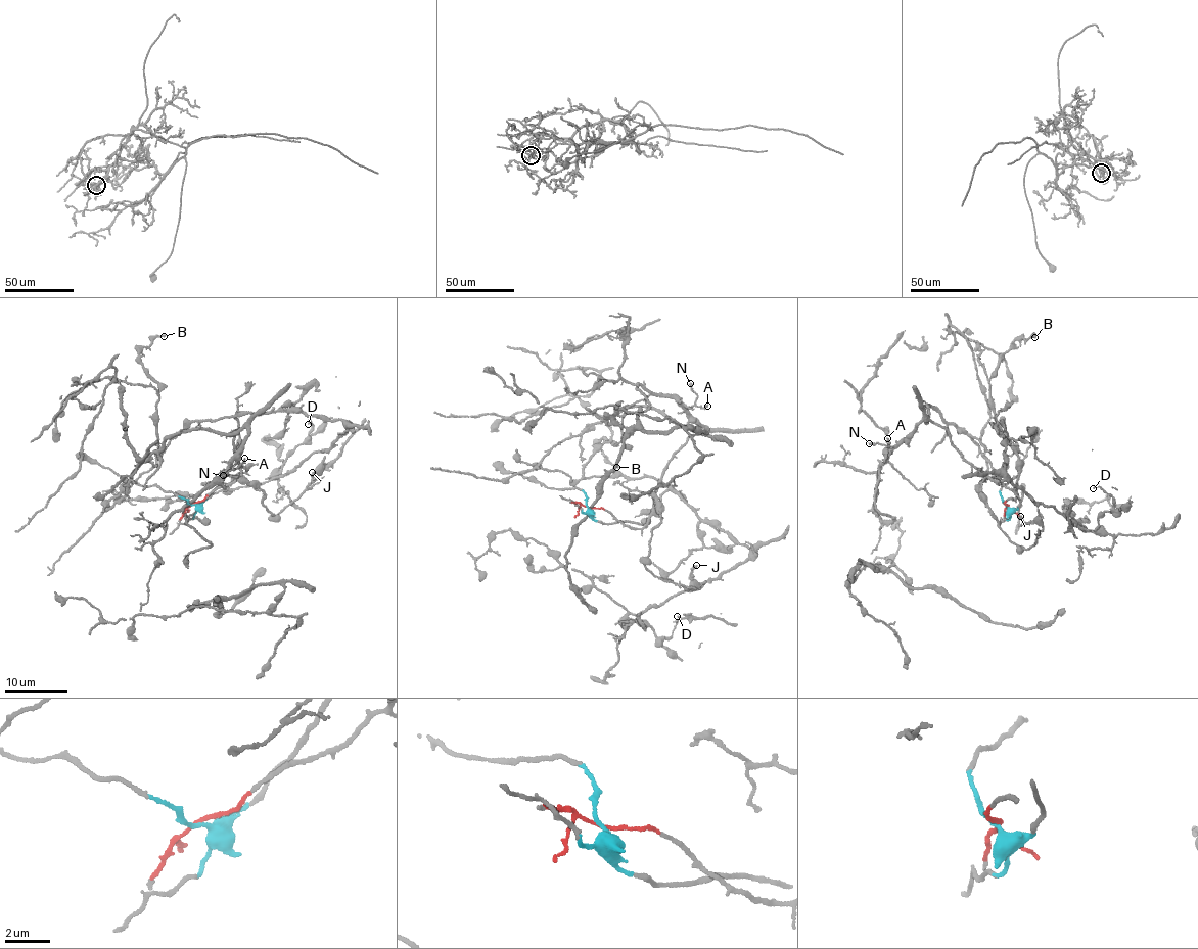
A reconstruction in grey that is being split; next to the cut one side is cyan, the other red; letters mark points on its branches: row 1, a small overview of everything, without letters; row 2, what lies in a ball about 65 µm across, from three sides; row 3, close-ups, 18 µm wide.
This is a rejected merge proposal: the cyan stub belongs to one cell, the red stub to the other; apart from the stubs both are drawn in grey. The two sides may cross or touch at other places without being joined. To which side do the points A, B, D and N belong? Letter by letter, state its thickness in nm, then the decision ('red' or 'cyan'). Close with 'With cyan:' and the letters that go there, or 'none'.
A: calibre 160 nm; red
B: calibre 160 nm; cyan
D: calibre 120 nm; cyan
N: calibre 160 nm; red
With cyan: B, D

